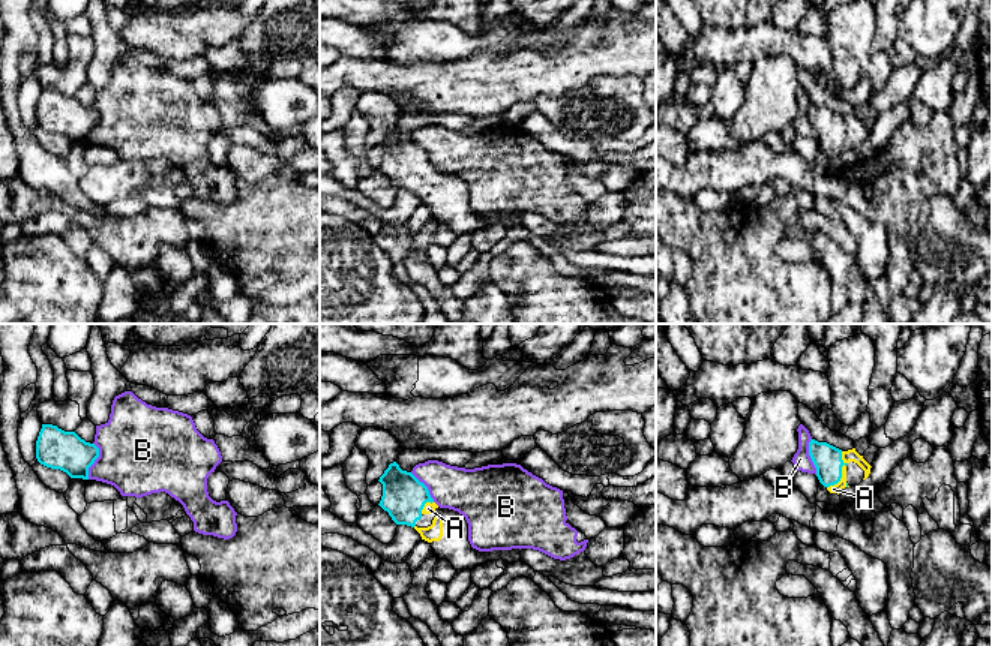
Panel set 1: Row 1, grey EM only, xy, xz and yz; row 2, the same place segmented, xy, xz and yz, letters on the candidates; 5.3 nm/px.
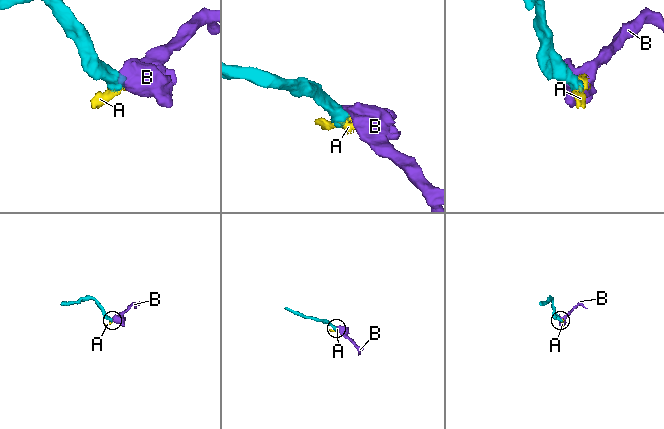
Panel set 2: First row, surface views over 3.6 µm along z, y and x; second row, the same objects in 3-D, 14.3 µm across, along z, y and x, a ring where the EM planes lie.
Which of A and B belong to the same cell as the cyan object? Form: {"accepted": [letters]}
{"accepted": ["A"]}

